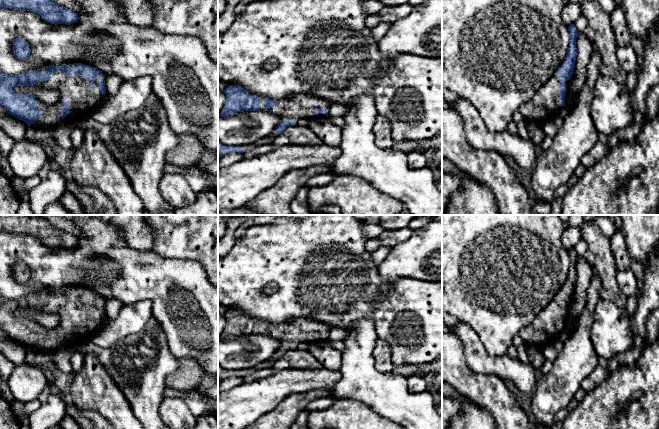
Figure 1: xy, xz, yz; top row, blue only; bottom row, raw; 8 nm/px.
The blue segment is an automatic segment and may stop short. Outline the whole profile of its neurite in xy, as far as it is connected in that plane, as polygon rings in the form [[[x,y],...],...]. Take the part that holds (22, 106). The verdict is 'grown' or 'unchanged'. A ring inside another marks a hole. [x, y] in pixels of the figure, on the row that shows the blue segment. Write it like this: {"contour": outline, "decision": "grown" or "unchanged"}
{"contour": [[[82,63],[30,67],[19,75],[0,71],[0,105],[28,125],[52,128],[62,122],[85,120],[106,97],[105,93],[105,75]],[[25,85],[56,90],[60,95],[59,102],[46,105],[32,95],[13,91],[16,86]]], "decision": "grown"}

